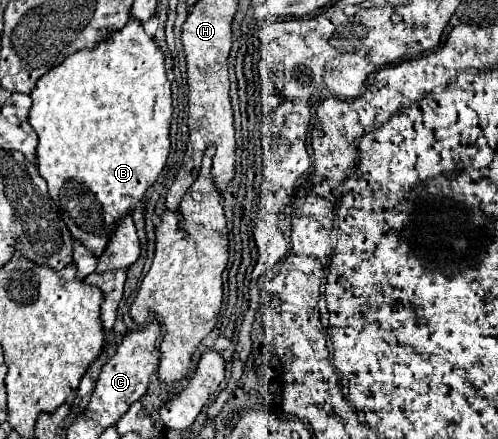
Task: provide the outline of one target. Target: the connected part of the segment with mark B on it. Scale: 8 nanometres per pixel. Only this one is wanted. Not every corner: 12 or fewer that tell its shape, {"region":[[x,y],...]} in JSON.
{"region":[[136,19],[34,91],[38,171],[96,257],[170,151]]}

